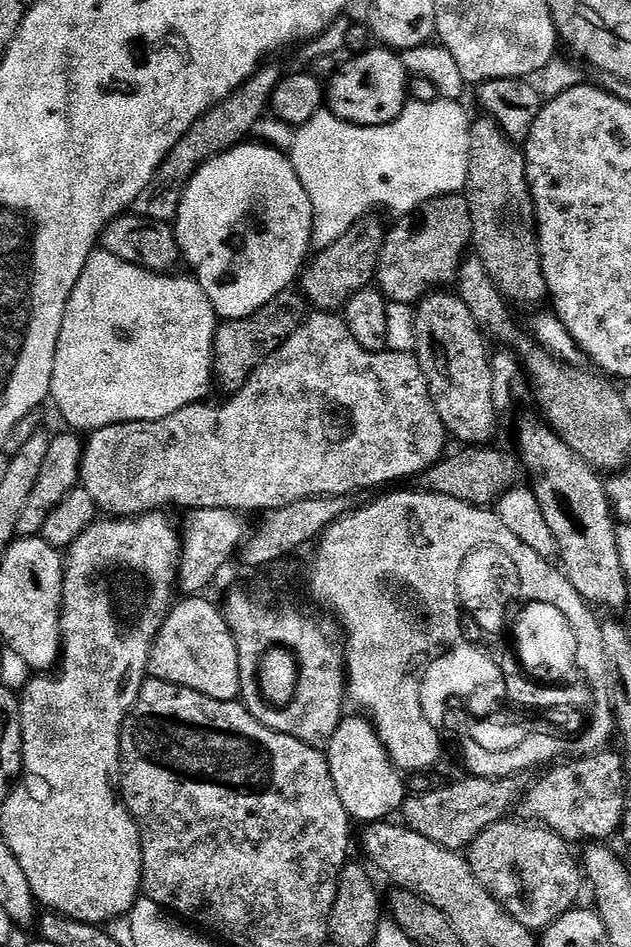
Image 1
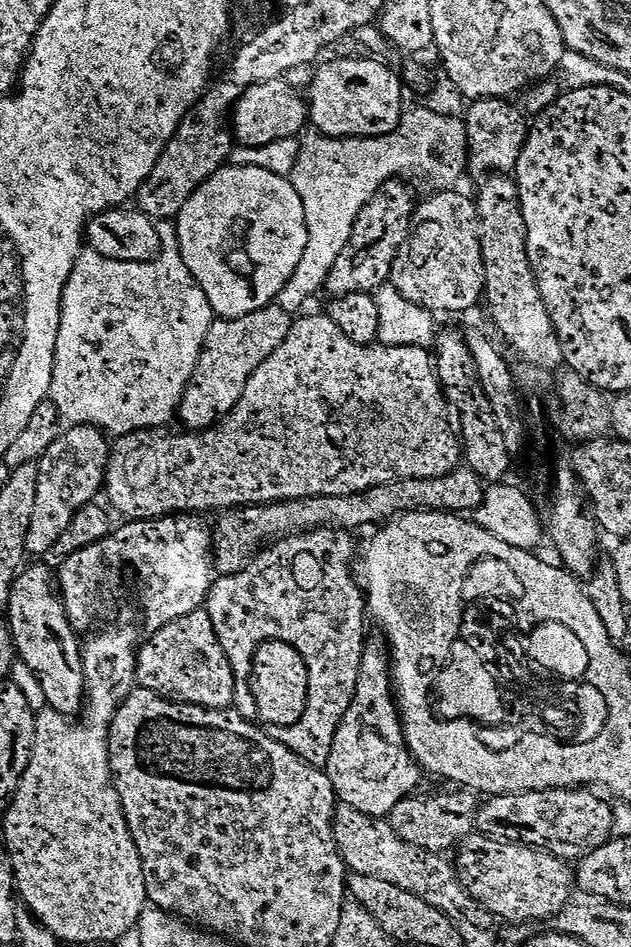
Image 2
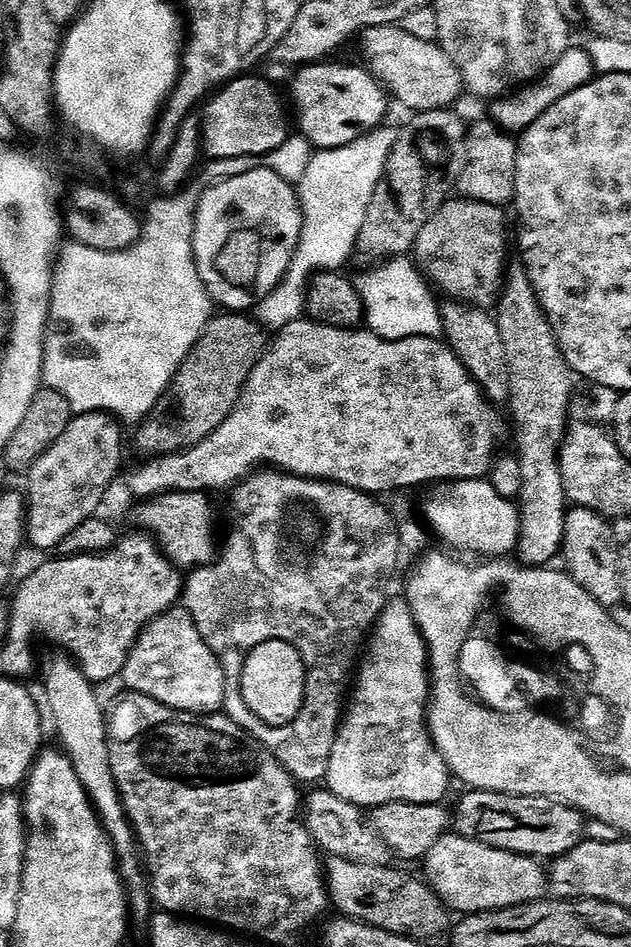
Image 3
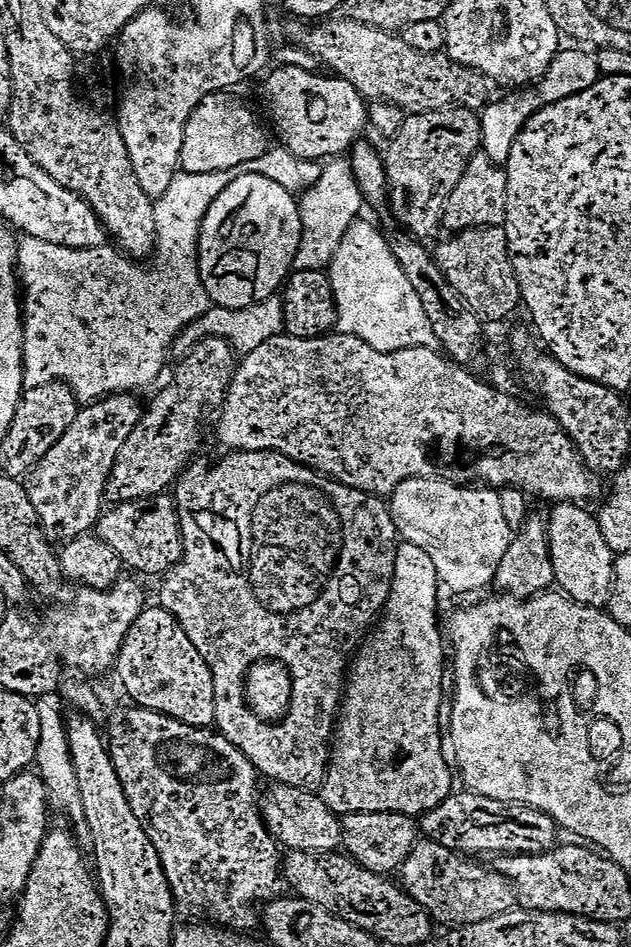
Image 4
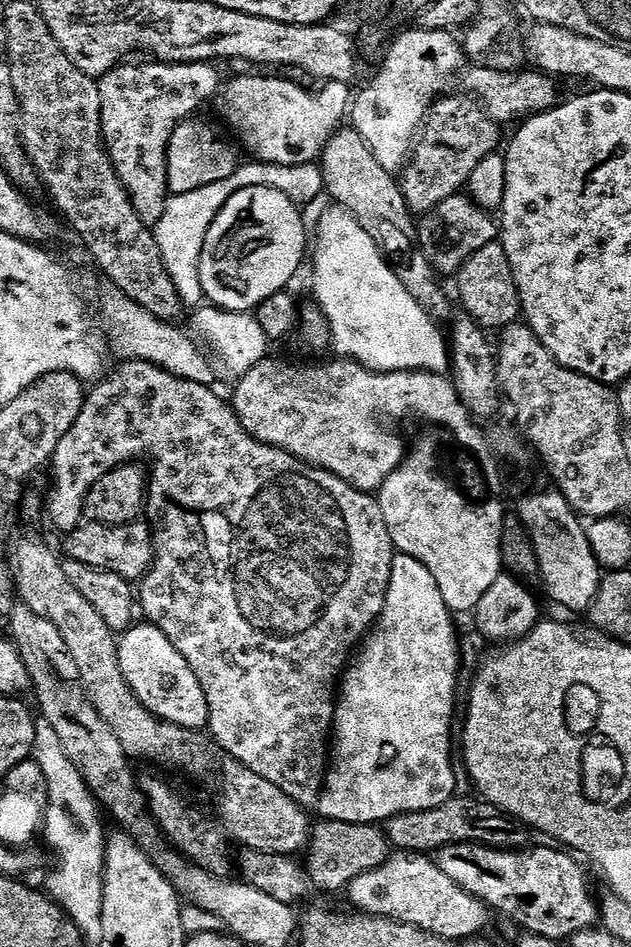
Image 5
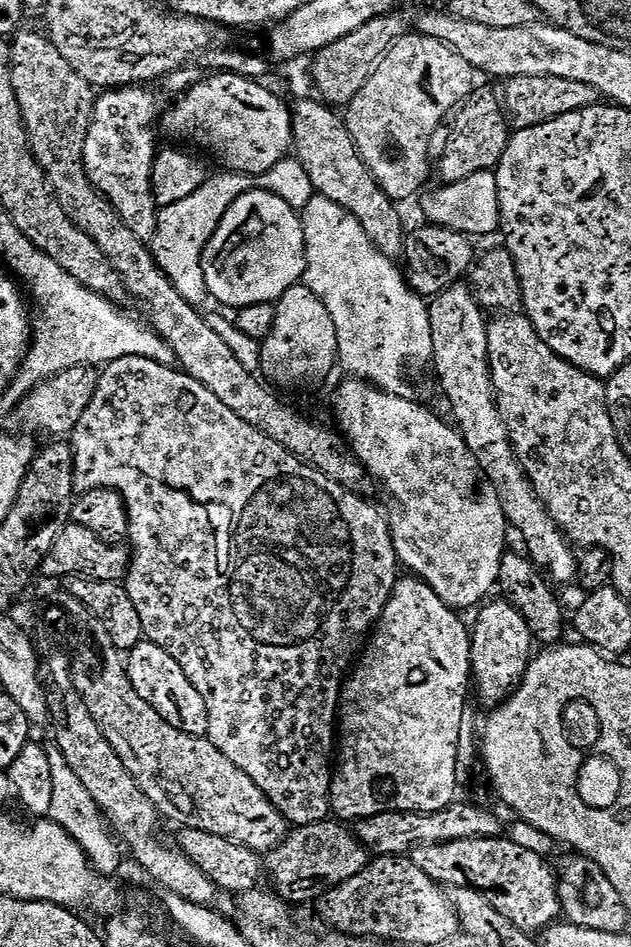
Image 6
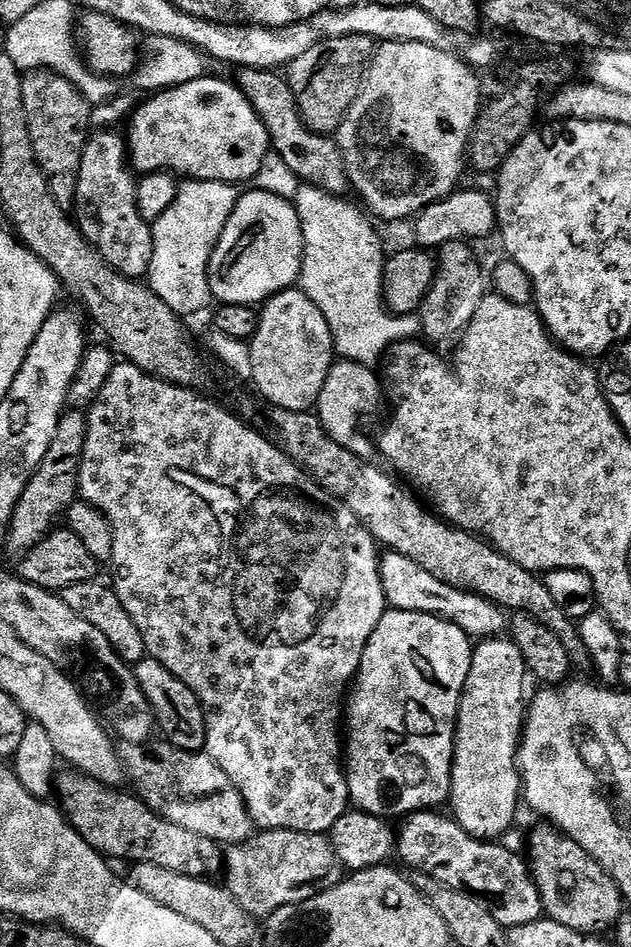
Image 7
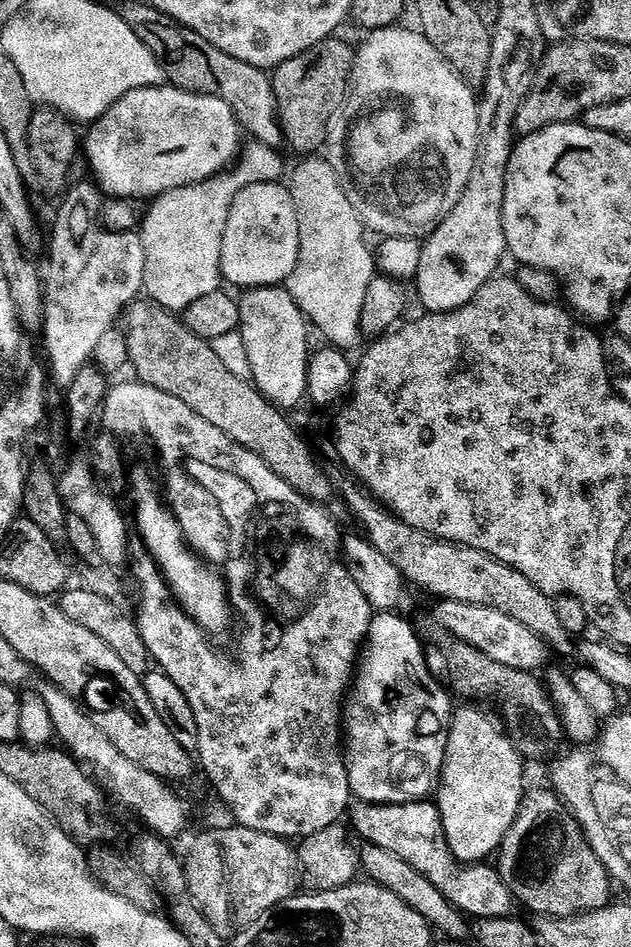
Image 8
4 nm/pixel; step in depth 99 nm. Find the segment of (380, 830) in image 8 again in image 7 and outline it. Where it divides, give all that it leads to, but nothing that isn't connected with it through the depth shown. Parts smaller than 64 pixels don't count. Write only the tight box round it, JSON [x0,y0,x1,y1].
[395,810,544,930]

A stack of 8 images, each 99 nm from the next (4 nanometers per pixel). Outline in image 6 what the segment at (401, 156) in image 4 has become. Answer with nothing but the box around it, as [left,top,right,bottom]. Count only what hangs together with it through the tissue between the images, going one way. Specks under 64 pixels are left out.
[438,91,510,184]

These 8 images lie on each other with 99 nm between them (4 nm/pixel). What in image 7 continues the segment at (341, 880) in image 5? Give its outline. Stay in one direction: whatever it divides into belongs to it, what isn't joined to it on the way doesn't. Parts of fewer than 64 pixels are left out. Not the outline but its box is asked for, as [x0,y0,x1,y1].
[222,830,342,918]

